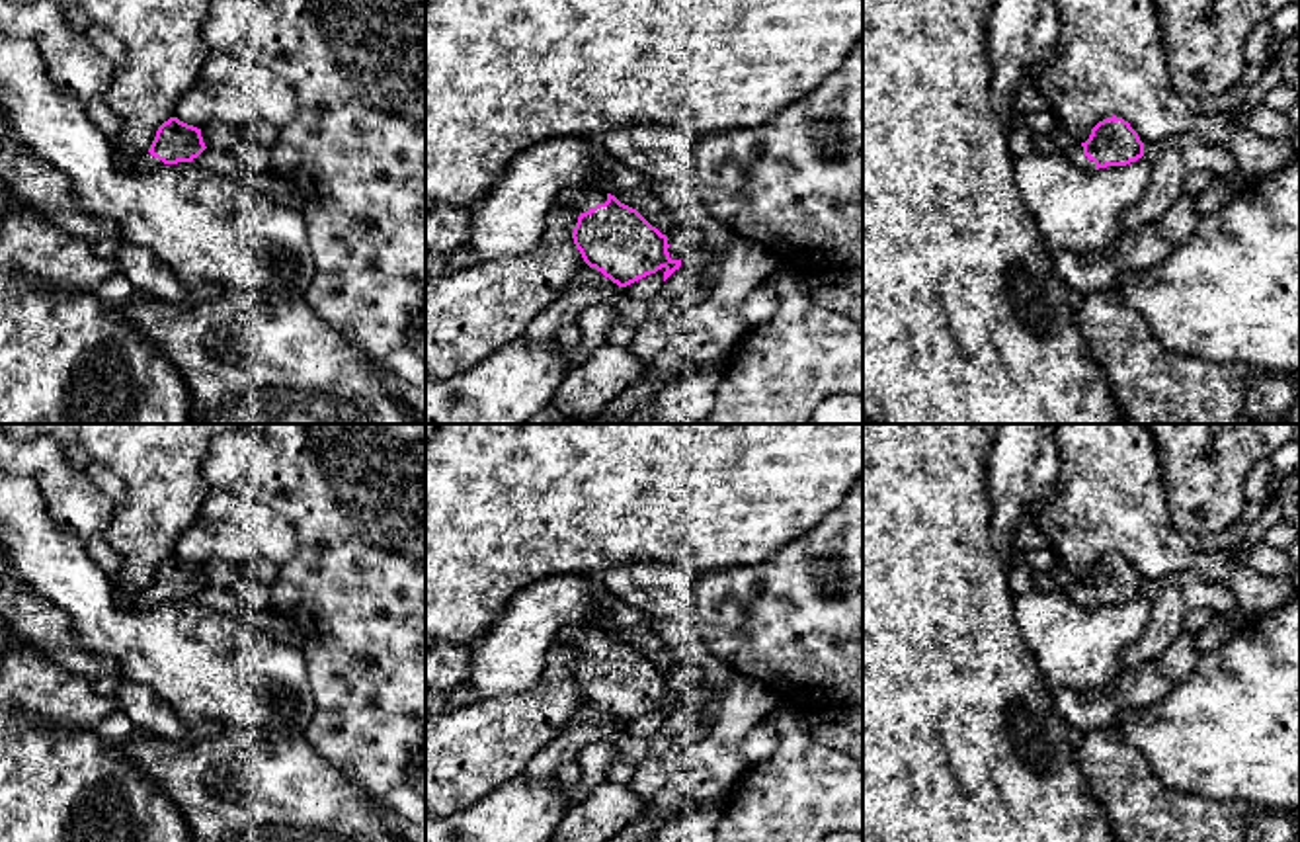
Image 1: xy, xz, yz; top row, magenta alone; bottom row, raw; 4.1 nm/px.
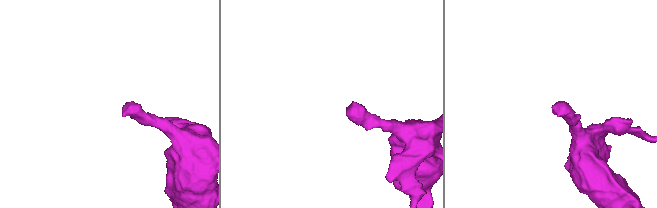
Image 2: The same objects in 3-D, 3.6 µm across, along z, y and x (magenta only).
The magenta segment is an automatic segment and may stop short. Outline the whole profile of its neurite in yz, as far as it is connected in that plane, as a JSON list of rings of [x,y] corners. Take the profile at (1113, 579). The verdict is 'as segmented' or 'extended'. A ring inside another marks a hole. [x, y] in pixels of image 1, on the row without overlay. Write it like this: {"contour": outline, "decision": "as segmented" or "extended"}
{"contour": [[[1117,553],[1099,559],[1085,580],[1077,580],[1064,563],[1056,563],[1050,574],[1056,586],[1083,608],[1126,604],[1144,594],[1138,570]]], "decision": "extended"}

